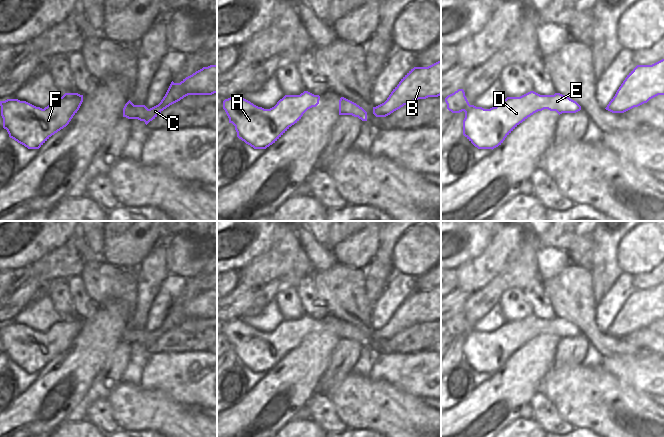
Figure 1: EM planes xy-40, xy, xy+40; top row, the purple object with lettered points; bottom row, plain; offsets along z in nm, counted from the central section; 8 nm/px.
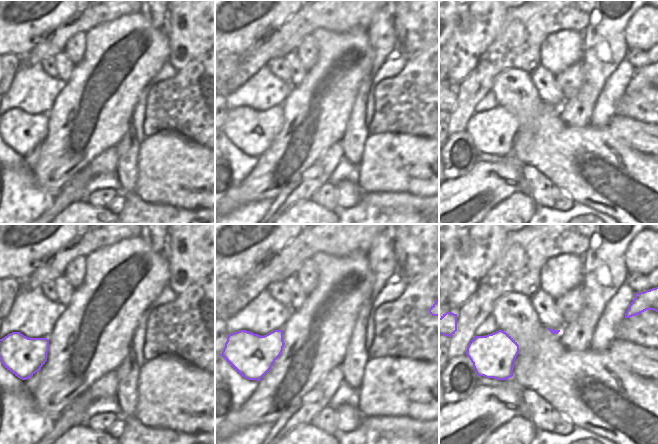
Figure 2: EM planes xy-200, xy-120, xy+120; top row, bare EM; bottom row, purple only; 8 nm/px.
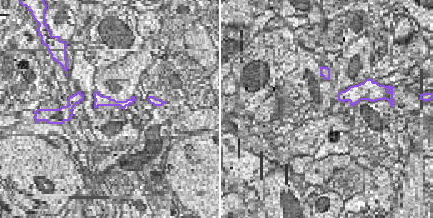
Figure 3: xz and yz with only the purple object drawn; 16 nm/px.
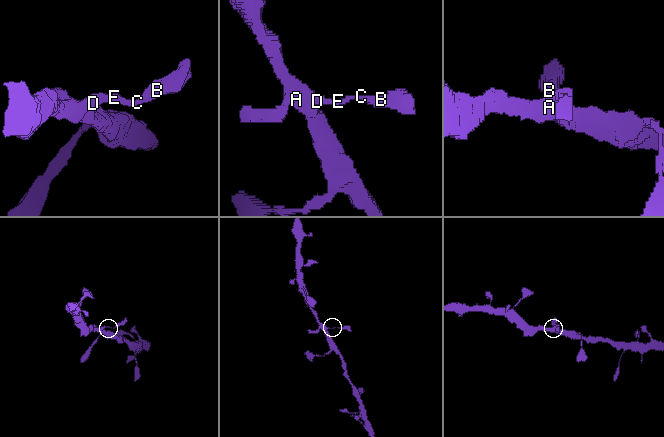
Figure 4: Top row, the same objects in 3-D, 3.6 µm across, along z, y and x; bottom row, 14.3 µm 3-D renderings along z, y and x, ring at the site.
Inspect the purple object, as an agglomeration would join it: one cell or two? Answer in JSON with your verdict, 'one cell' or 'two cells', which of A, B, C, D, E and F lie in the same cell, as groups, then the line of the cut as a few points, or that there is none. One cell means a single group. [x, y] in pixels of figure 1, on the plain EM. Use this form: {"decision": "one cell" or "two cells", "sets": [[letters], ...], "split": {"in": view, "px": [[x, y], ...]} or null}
{"decision": "one cell", "sets": [["A", "B", "C", "D", "E", "F"]], "split": null}

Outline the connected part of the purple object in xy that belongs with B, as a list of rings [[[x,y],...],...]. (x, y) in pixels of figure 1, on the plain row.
[[[441,284],[428,291],[414,291],[393,313],[387,324],[373,331],[376,341],[386,341],[418,323],[441,319]]]

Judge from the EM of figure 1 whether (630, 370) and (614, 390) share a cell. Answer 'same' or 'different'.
different

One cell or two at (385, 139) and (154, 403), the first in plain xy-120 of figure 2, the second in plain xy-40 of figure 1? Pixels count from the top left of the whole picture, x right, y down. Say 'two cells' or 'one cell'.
two cells

